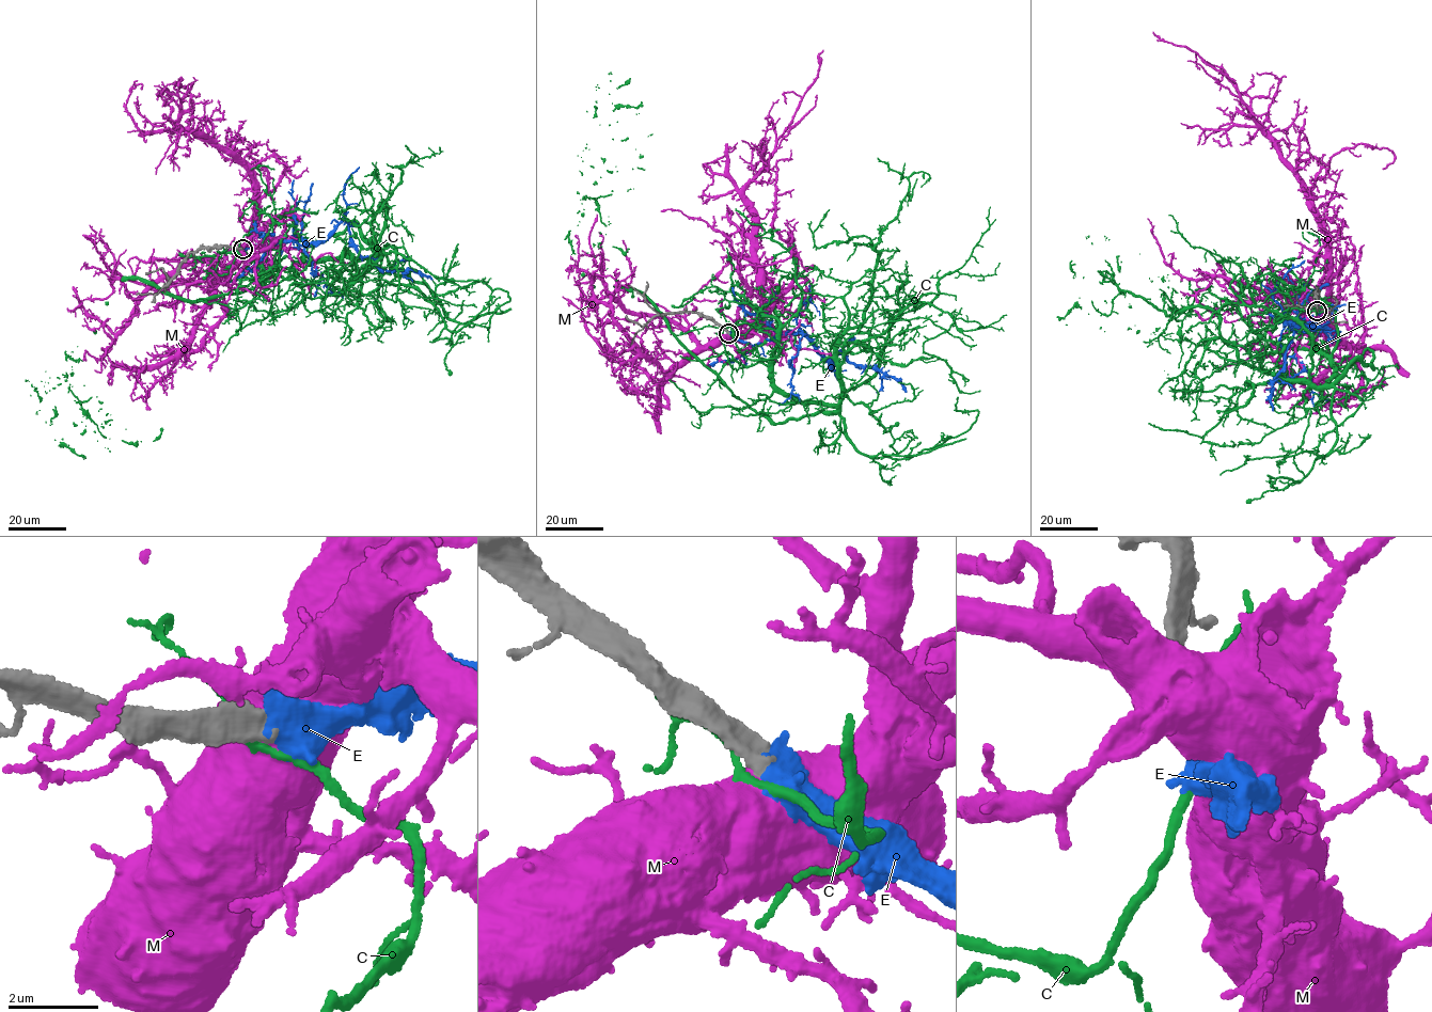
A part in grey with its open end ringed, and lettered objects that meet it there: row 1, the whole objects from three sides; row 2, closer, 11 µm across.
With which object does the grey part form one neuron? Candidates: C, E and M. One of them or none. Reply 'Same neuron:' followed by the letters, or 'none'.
Same neuron: E

